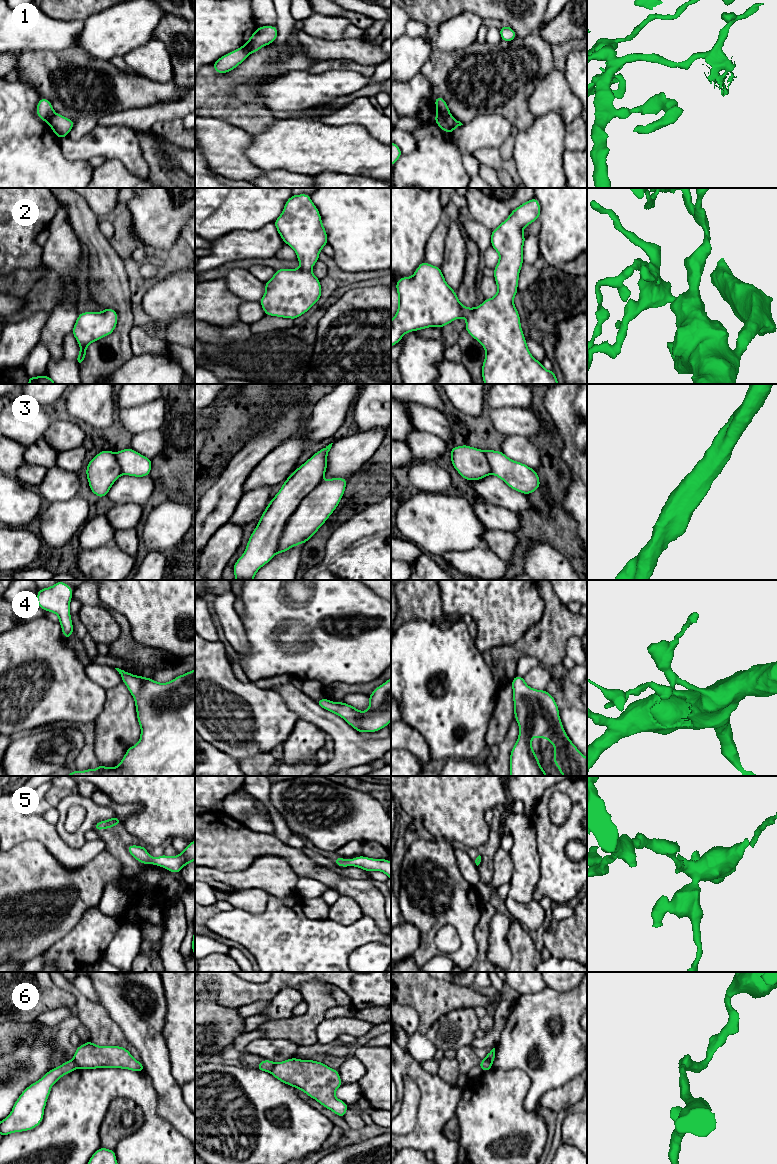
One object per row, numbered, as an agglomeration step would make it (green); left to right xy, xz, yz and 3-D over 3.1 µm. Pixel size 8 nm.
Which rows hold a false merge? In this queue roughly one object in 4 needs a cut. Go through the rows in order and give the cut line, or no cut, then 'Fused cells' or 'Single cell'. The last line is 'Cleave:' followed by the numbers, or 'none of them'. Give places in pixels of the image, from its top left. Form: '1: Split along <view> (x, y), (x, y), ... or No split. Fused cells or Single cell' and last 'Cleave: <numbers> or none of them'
1: Split along yz (437, 111), (450, 115). Fused cells
2: No split. Single cell
3: Split along xz (322, 481), (300, 502), (289, 518), (275, 552). Fused cells
4: No split. Single cell
5: No split. Single cell
6: Split along xz (275, 1063), (270, 1072). Fused cells
Cleave: 1, 3, 6

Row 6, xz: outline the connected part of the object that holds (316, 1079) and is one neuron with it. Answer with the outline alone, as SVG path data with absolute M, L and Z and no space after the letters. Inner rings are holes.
M290 1058L275 1063L270 1073L279 1081L298 1088L325 1108L344 1118L348 1104L335 1097L335 1091L343 1084L338 1070L312 1059Z

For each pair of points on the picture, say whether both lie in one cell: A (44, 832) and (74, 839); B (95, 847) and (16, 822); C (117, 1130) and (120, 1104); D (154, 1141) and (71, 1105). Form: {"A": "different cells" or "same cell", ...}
{"A": "different cells", "B": "same cell", "C": "same cell", "D": "same cell"}

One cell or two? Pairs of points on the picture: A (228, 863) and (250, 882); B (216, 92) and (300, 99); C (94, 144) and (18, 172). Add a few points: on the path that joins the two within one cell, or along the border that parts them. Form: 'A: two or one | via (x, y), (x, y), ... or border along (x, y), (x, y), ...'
A: two | border along (257, 857), (240, 870), (214, 868)
B: two | border along (250, 79), (232, 90), (231, 95), (235, 99)
C: two | border along (59, 143), (62, 155), (68, 160), (86, 160)

